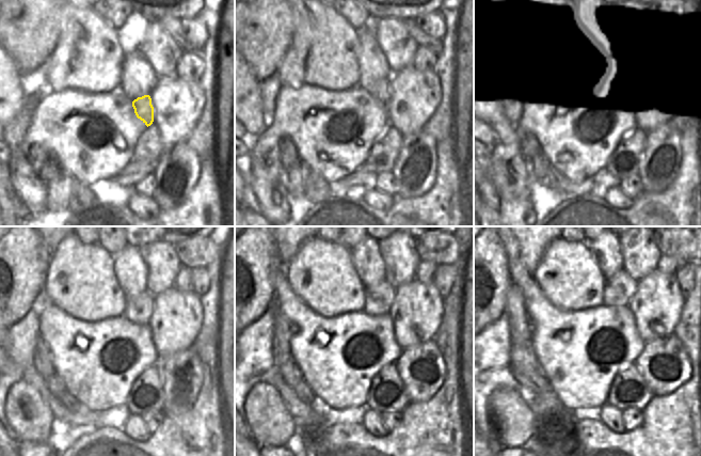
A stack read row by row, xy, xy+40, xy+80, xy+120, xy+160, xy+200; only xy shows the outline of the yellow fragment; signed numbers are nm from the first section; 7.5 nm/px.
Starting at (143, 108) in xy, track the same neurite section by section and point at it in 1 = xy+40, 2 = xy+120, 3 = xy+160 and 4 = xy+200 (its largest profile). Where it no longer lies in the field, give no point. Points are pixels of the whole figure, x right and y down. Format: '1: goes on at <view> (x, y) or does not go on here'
1: goes on at xy+40 (380, 91)
2: goes on at xy+120 (138, 310)
3: goes on at xy+160 (378, 300)
4: goes on at xy+200 (618, 289)

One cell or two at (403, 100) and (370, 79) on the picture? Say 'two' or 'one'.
two

